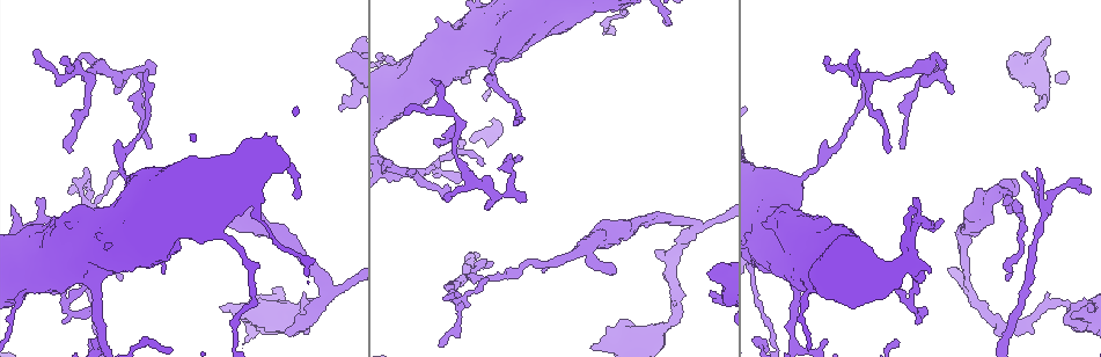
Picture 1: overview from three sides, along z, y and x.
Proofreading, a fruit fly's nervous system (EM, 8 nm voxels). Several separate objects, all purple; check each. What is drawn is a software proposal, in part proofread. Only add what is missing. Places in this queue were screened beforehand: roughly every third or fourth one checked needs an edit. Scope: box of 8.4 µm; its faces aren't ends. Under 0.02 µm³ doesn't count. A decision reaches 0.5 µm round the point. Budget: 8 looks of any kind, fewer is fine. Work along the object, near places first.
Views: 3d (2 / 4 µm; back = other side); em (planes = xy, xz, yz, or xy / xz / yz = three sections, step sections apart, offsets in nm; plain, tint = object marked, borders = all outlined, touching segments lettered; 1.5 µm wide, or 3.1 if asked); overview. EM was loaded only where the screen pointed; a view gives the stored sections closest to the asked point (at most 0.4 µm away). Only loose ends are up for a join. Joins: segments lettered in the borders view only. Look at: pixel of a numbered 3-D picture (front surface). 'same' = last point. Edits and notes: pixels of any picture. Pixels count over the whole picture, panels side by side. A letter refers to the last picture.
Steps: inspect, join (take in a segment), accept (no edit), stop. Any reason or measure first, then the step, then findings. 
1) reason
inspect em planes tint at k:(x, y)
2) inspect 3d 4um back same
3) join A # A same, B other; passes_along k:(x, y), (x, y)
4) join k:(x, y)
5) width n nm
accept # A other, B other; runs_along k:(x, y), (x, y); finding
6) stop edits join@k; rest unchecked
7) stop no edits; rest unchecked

an open end
inspect em xy step 4 tint at 1:(523, 200)

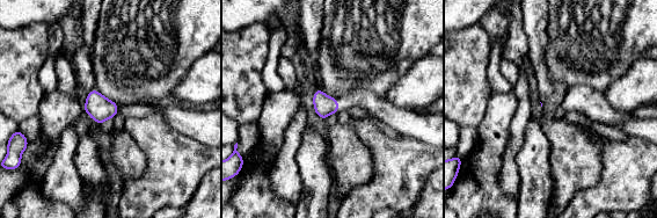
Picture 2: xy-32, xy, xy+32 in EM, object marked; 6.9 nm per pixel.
what lies round it
inspect em xy step 4 borders same

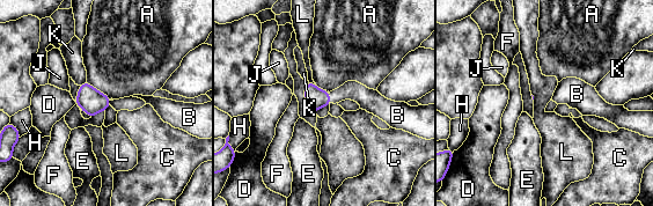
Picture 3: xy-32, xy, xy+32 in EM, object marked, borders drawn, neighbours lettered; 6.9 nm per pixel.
join B # A other, B same, C other, D other, E other, F other, H other, J other, K other, L other; passes_along 3:(316, 98), (329, 97), (353, 90); the cell continues

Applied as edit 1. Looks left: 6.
inspect overview

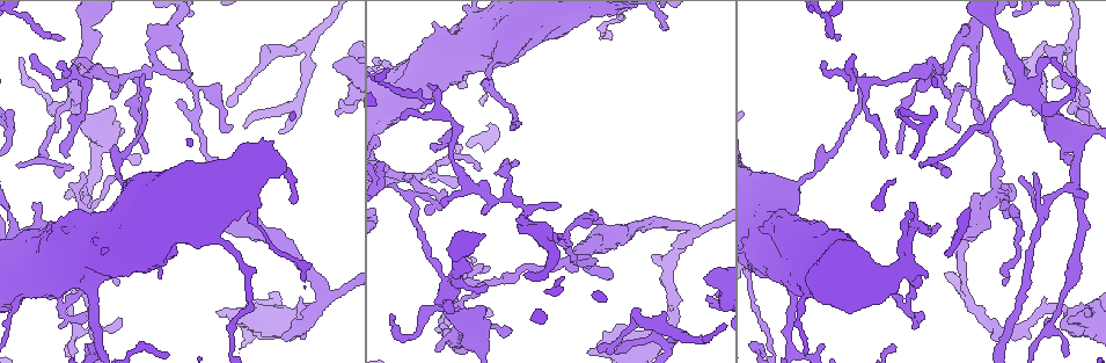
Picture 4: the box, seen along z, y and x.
thin end
inspect em 3.1um xz step 16 borders at 4:(444, 205)

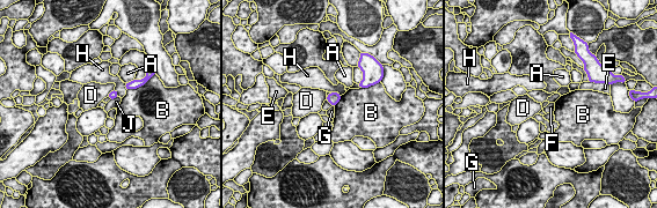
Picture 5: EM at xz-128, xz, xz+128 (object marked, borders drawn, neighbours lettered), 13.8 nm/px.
longest_contact B 260 nm
accept # A other, B other, D other, E other, F other, G other, H other, J other; border 5:(327, 99), (333, 105); none of them fits

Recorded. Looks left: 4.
free end
inspect em xy step 4 tint at 4:(1034, 174)

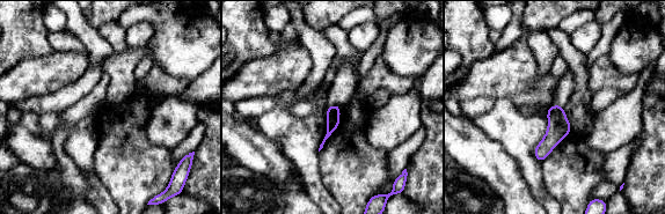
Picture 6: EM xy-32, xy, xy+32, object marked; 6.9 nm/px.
another direction
inspect em planes borders same

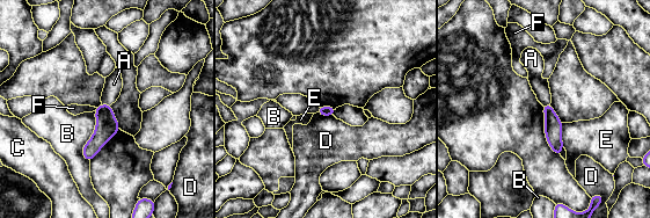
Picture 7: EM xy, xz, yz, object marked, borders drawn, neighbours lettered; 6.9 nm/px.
width 70 nm
accept # A other, B other, C other, D other, E other, F other; border 7:(549, 104), (562, 122); no lettered segment goes on from it

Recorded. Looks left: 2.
inspect em planes tint at 4:(606, 334)

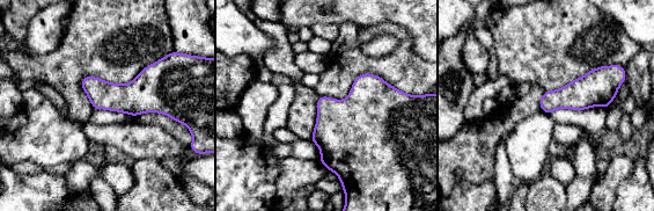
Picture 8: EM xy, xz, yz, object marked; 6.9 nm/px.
inspect em planes borders same

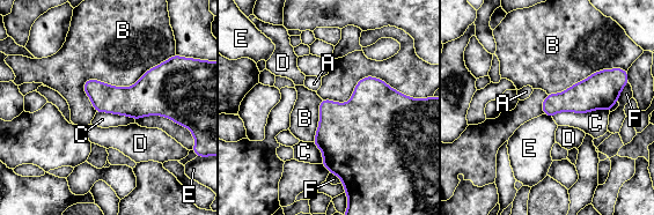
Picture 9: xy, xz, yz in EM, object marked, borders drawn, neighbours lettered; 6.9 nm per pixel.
accept # A other, B other, C other, D other, E other, F other; border 9:(609, 110), (557, 112), (552, 117); no lettered segment goes on from it

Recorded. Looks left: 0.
stop edits join@3; rest unchecked

